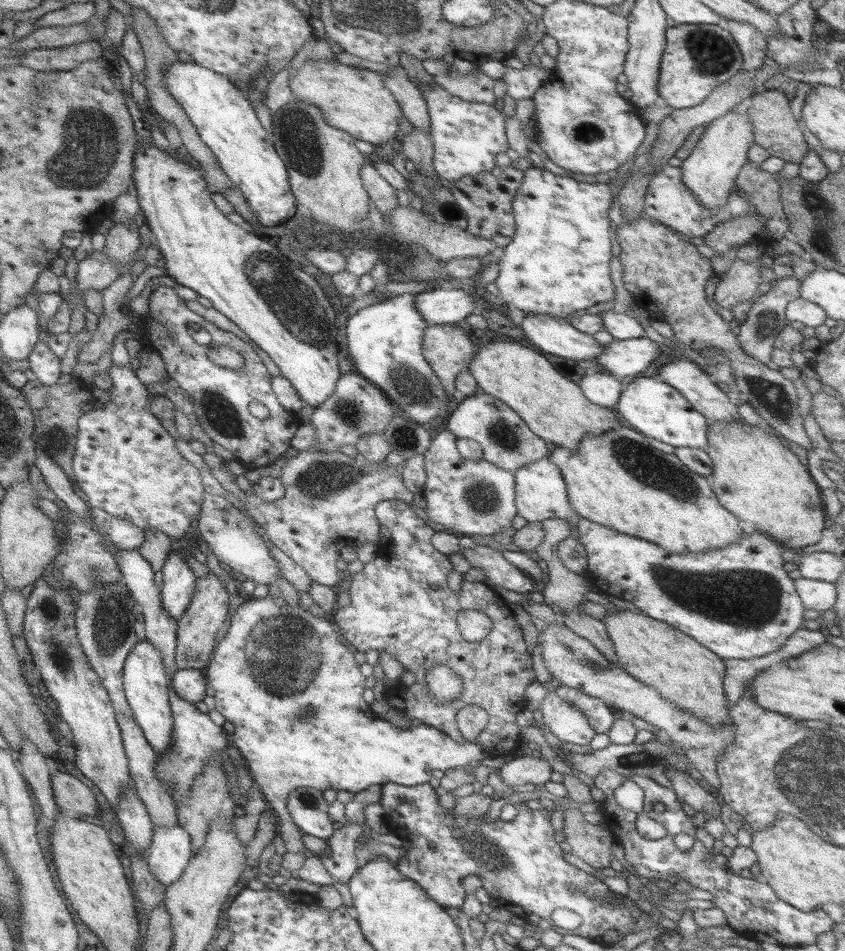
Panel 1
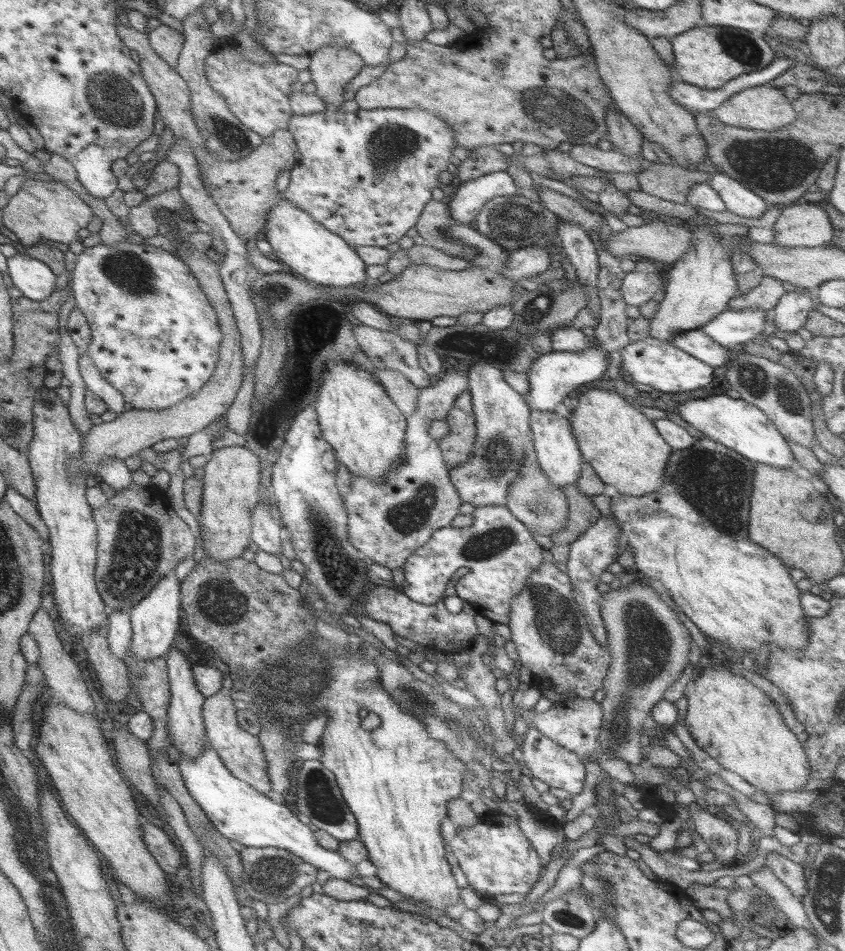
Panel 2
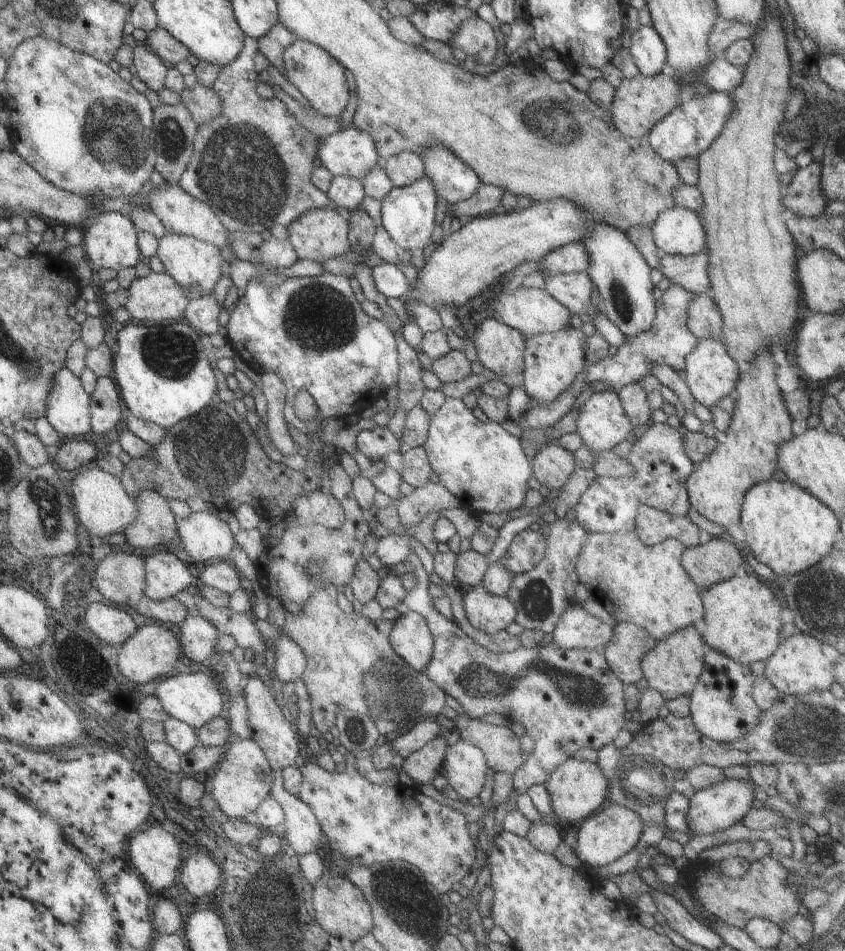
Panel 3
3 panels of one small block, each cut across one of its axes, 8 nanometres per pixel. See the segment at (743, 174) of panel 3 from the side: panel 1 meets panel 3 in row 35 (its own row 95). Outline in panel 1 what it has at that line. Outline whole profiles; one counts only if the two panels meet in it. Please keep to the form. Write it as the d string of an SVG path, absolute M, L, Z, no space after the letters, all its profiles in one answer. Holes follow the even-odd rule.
M775 90L757 92L750 96L751 104L746 110L747 119L751 125L752 142L769 153L769 157L779 158L785 163L799 165L808 152L807 144L797 120L789 109L788 98Z

